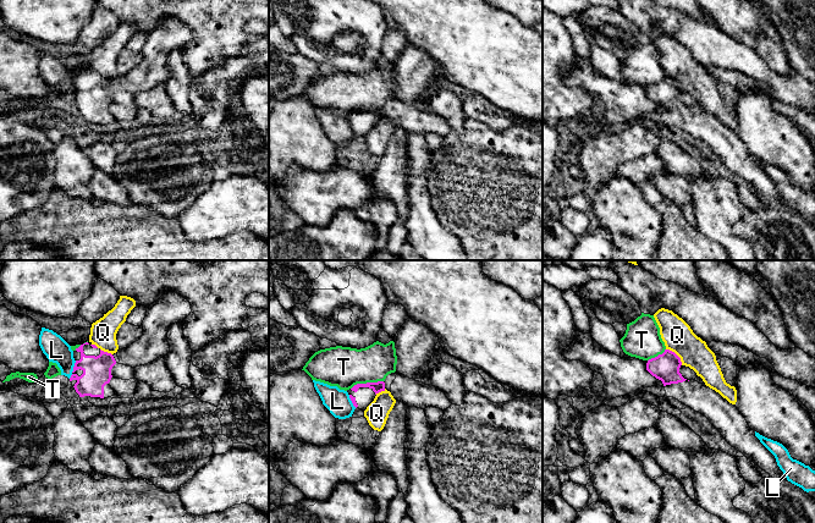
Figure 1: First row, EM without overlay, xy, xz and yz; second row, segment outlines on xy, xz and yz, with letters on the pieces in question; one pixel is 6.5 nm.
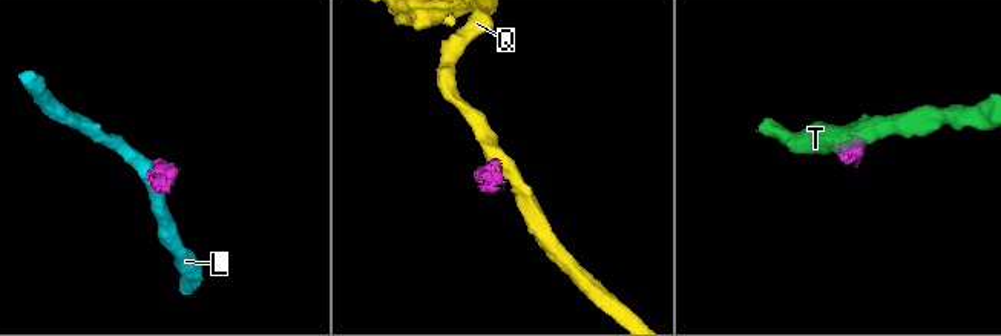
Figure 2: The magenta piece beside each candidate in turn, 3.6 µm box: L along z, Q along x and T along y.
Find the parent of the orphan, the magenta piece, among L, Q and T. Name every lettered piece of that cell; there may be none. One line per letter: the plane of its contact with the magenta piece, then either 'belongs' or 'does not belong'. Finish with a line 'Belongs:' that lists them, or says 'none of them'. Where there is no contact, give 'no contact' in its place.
L: xy | does not belong
Q: yz | does not belong
T: xz | does not belong
Belongs: none of them

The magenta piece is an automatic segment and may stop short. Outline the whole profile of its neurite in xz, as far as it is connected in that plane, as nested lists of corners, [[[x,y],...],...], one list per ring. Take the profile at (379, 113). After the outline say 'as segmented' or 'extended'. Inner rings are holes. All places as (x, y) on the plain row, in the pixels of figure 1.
[[[384,108],[357,110],[352,115],[347,116],[353,132],[363,138],[381,117],[385,117]]]; extended

